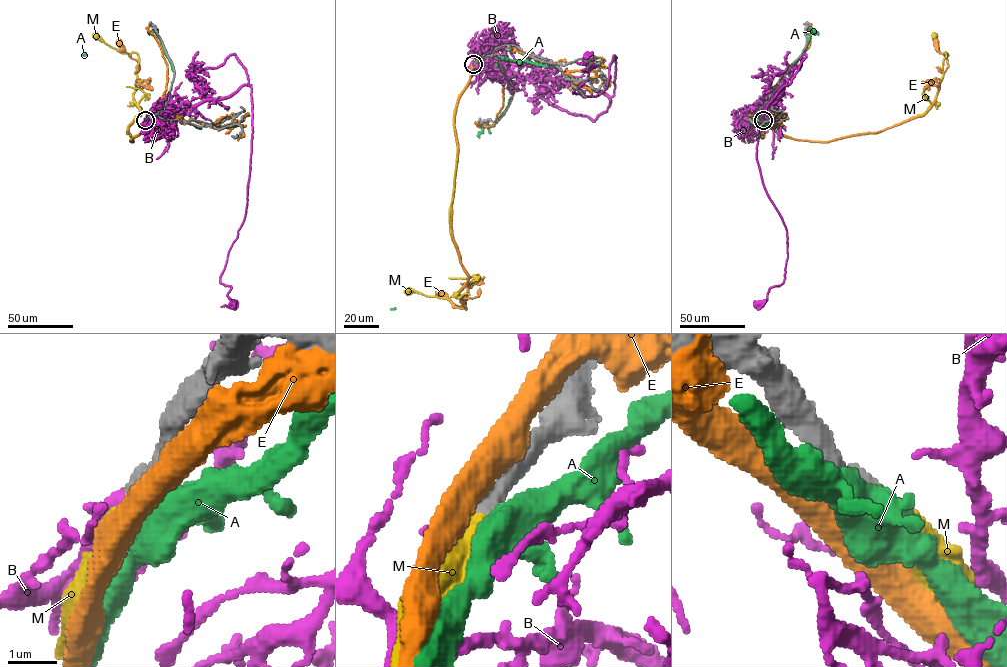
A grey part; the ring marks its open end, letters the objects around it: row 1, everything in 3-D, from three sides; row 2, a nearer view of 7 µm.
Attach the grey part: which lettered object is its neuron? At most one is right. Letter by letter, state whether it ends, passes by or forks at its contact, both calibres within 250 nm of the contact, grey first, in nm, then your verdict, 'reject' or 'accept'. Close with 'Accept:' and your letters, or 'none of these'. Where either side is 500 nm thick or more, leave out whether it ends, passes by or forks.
A: 440/550 nm | reject
B: it ends | 420/200 nm | reject
E: 500/550 nm | reject
M: 440/500 nm | accept
Accept: M

